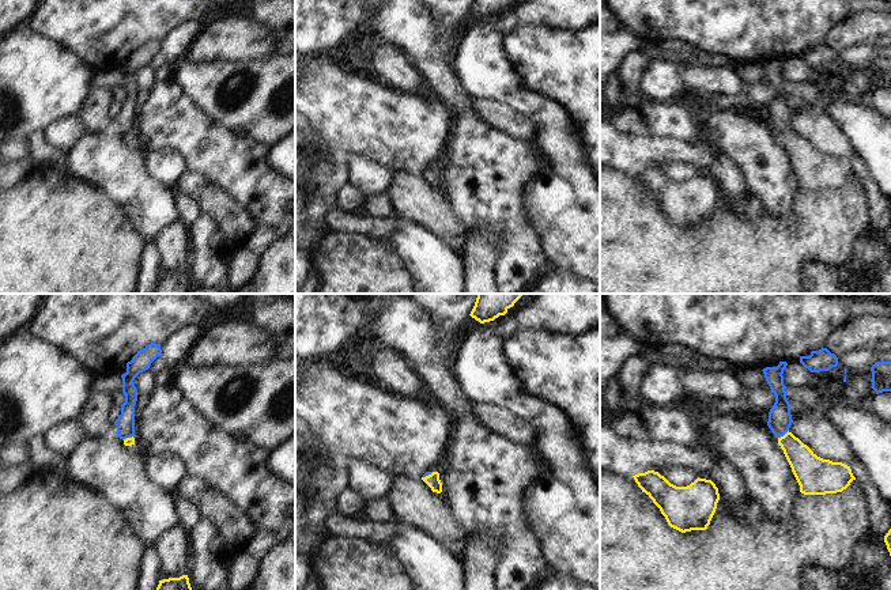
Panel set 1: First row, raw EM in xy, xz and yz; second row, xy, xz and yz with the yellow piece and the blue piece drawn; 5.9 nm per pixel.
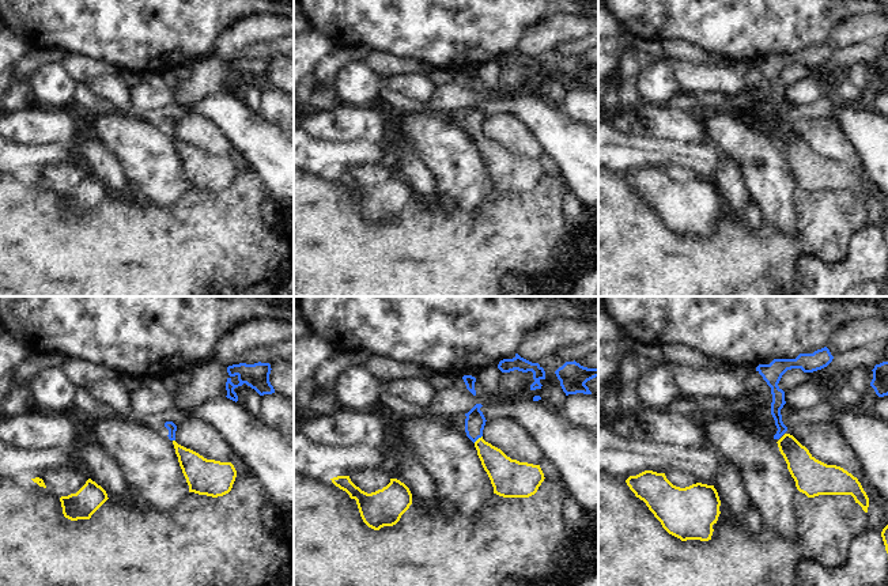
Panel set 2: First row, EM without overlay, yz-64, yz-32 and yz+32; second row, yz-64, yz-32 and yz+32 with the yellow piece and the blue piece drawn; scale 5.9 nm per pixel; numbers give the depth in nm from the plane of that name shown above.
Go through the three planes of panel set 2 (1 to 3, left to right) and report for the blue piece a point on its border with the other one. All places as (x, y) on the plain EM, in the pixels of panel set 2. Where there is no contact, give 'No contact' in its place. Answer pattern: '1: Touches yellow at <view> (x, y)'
1: No contact
2: Touches yellow at yz-32 (479, 133)
3: No contact.

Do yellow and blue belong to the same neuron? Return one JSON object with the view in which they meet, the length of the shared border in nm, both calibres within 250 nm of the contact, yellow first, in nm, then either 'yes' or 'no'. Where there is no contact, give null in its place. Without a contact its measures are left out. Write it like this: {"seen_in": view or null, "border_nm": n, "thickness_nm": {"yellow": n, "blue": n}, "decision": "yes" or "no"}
{"seen_in": "yz", "border_nm": 80, "thickness_nm": {"yellow": 190, "blue": 140}, "decision": "yes"}

